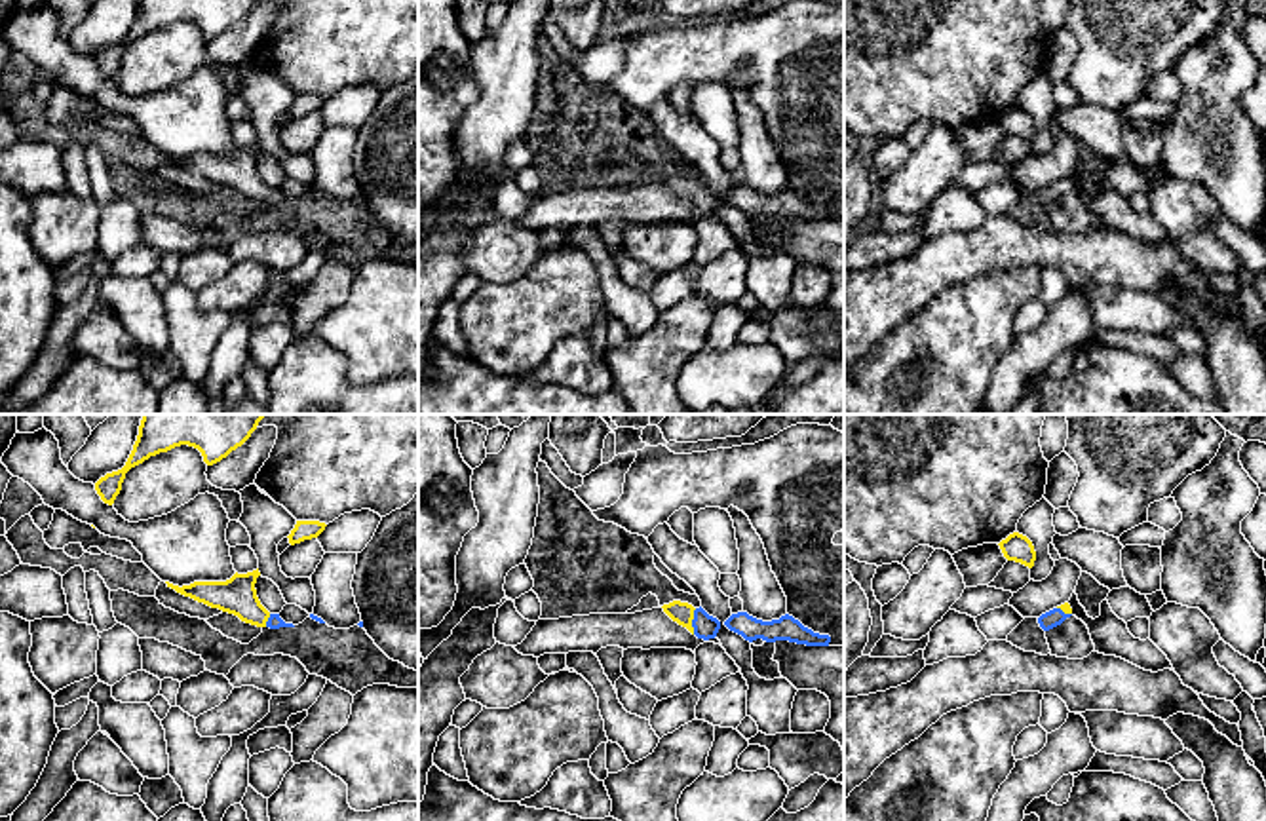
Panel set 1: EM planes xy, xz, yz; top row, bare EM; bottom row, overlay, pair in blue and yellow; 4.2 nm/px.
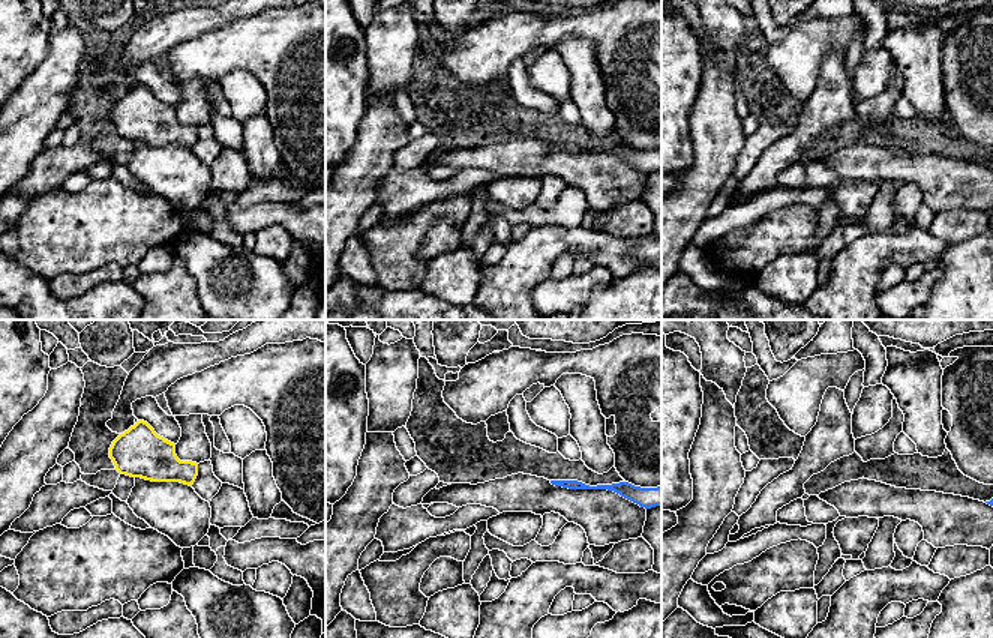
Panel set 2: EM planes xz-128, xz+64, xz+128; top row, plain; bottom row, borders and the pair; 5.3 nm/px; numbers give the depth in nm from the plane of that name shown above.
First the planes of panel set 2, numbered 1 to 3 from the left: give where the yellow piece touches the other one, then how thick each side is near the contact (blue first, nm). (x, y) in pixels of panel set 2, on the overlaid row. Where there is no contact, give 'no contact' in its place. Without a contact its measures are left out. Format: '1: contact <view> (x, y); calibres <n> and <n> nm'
1: no contact
2: no contact
3: no contact

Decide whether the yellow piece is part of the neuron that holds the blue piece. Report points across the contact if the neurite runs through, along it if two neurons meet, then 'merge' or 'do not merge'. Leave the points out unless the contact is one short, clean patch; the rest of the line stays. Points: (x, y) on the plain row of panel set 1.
across xz (706, 200), (692, 196), (681, 187) | merge

